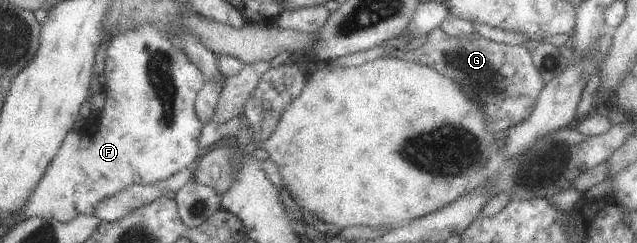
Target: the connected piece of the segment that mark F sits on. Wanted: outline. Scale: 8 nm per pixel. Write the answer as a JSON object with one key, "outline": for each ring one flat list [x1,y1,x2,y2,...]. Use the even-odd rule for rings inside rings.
{"outline":[[151,24,136,25,111,37,106,45,101,73,106,82,102,86,104,105,96,133,92,137,80,137,71,130,64,137,45,173,17,210,18,220,39,216,65,222,78,214,92,215,93,206,98,201,124,187,131,184,154,184,158,187,161,181,196,163,201,153,198,139,202,123,195,117,193,102,205,82,200,71,167,38]]}

